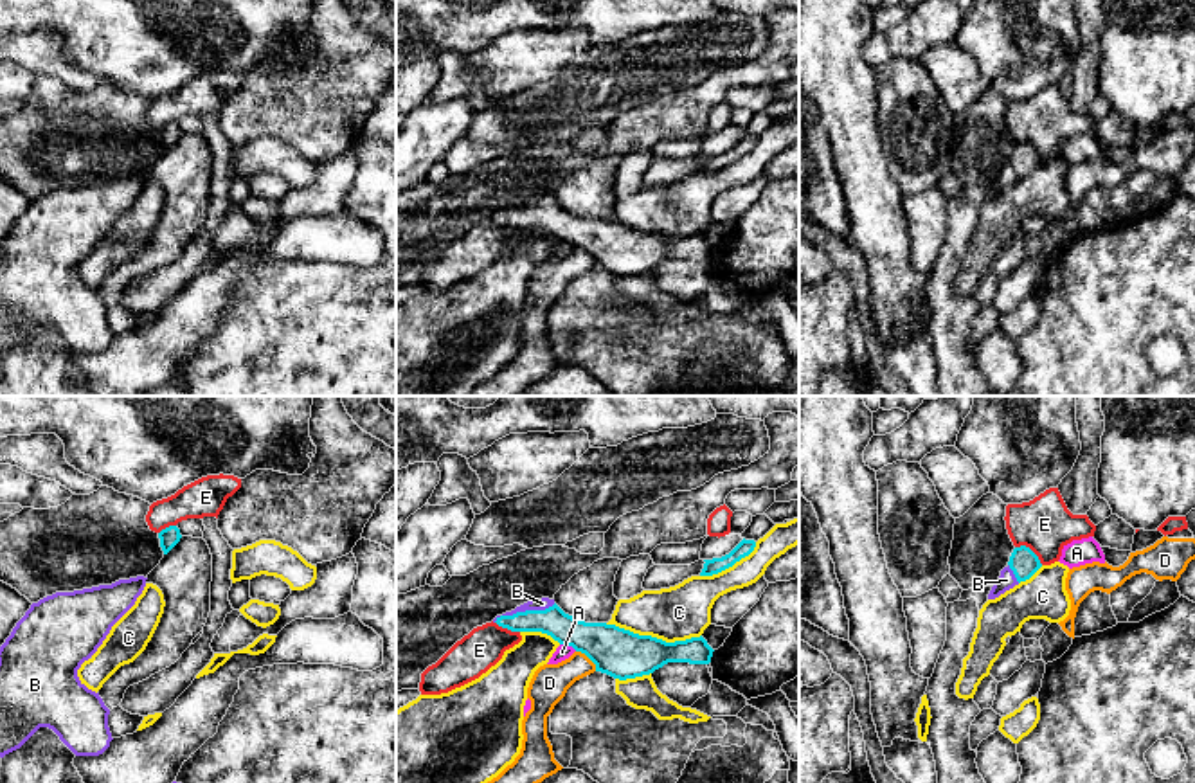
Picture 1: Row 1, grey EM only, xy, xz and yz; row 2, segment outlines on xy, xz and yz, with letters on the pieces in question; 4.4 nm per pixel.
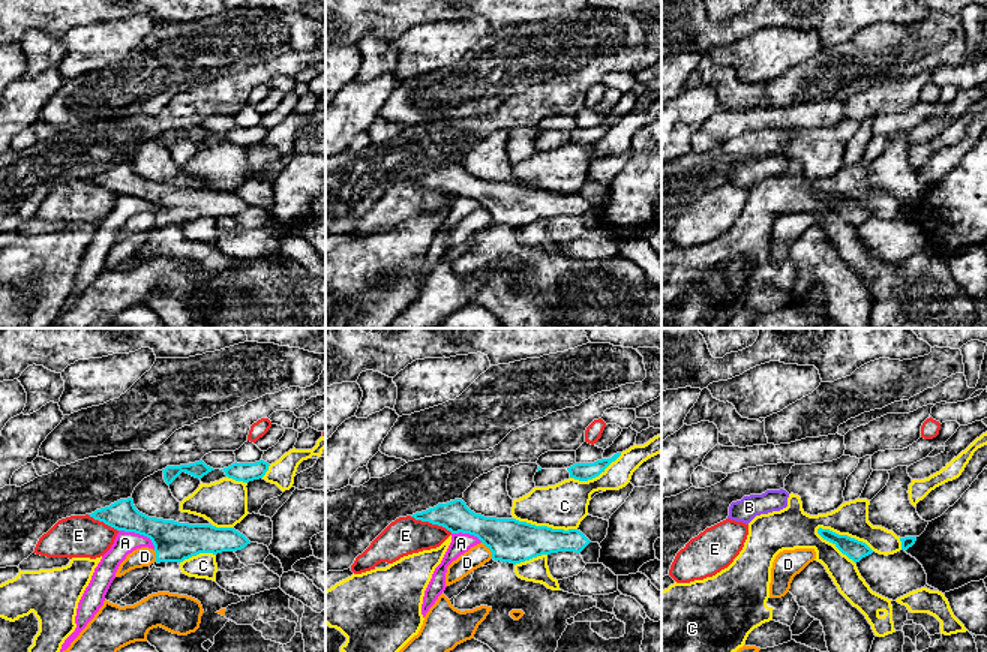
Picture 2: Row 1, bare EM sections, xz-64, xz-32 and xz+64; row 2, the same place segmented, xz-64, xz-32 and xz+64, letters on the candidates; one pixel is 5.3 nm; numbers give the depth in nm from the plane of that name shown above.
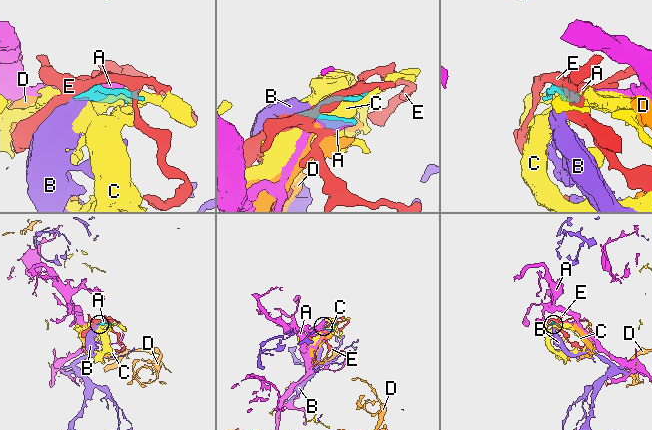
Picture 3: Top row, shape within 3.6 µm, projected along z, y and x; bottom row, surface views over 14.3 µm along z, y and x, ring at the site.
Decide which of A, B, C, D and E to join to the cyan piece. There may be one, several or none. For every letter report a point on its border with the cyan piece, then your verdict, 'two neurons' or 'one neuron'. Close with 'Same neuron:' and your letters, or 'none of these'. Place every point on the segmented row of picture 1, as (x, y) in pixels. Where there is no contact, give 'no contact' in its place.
A: xz (569, 645) | two neurons
B: xz (526, 611) | one neuron
C: xz (654, 638) | two neurons
D: xz (589, 657) | two neurons
E: yz (1030, 549) | two neurons
Same neuron: B

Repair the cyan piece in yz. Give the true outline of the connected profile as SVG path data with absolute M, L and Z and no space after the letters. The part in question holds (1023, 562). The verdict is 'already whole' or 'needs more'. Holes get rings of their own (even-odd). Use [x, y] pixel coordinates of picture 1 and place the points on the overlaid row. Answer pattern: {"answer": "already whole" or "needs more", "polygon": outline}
{"answer": "needs more", "polygon": "M1026 545L1015 547L1008 565L1001 571L993 583L988 599L995 599L1020 581L1029 580L1042 567L1038 556Z"}

